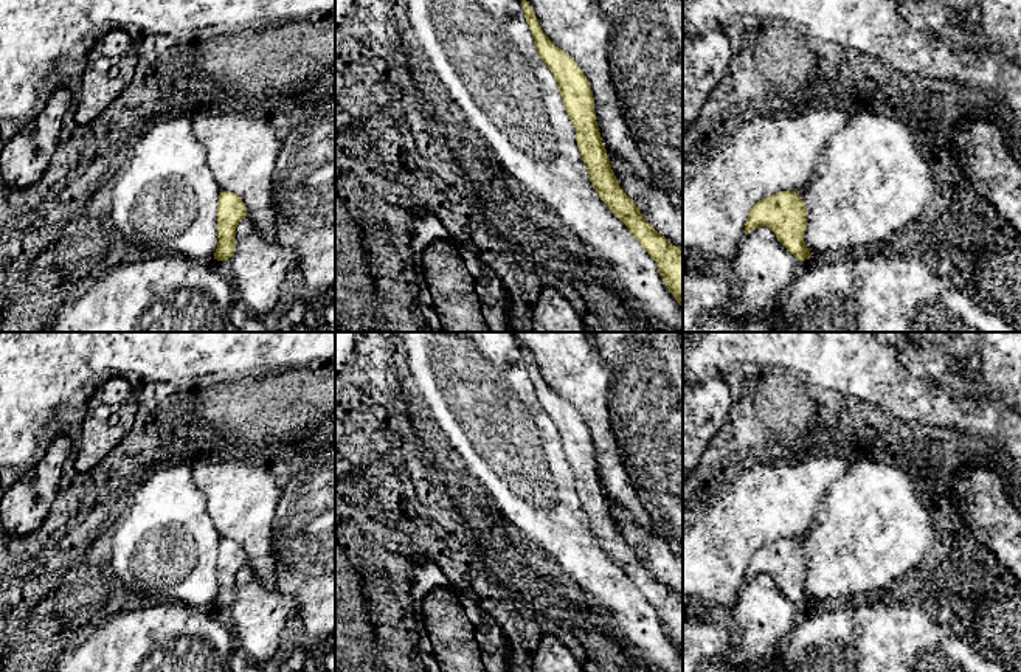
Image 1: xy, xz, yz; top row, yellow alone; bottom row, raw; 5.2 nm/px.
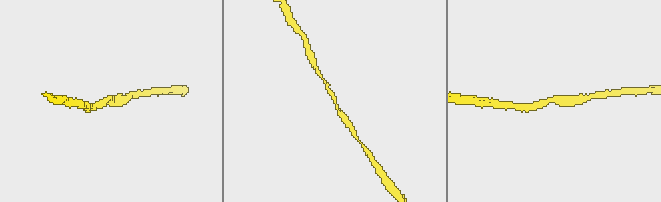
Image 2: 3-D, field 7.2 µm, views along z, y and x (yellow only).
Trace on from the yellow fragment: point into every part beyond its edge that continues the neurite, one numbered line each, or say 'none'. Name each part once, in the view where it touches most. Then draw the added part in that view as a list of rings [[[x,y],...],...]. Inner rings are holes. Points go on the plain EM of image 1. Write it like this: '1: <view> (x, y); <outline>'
none

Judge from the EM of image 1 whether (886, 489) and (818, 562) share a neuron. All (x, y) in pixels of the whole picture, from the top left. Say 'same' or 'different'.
same

